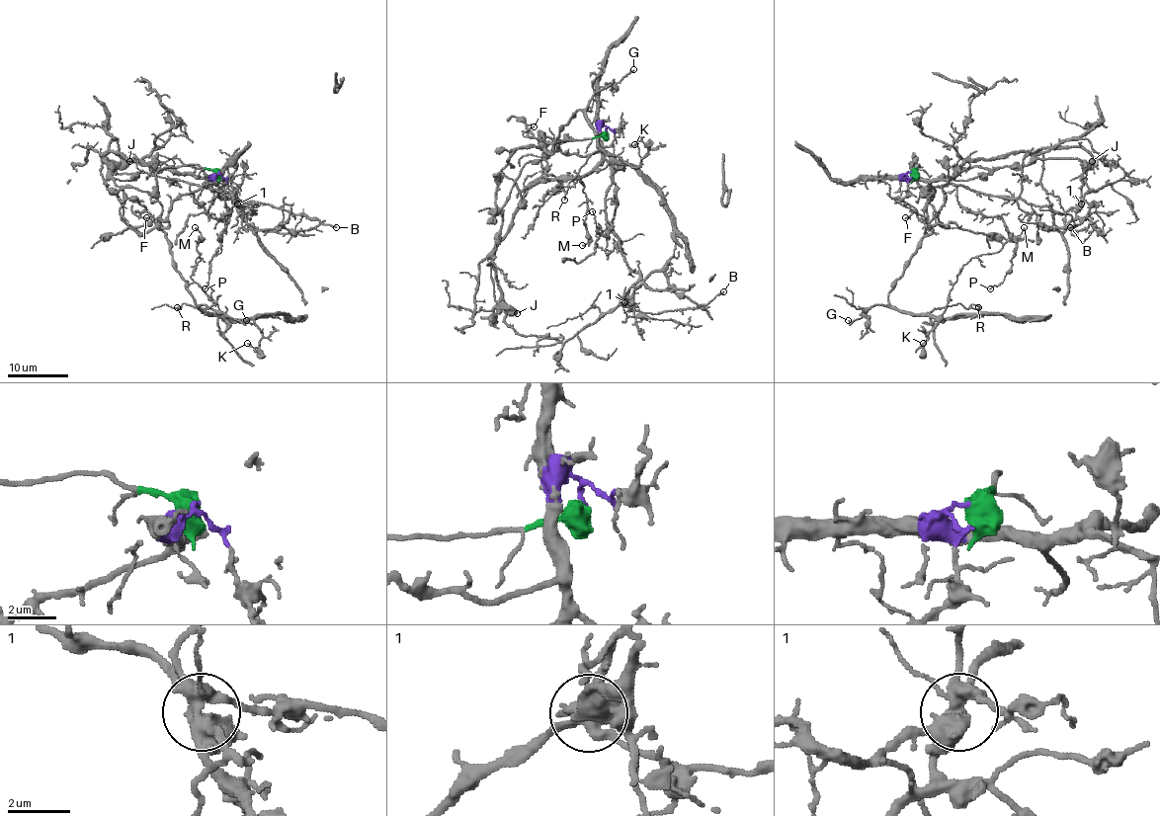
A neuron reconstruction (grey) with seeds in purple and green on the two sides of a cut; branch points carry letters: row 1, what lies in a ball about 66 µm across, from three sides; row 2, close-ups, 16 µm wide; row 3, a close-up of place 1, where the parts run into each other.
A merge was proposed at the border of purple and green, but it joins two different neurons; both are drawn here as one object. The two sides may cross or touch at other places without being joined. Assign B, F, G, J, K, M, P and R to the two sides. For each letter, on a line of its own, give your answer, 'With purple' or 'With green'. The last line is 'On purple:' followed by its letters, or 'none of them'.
B: With purple
F: With purple
G: With green
J: With green
K: With green
M: With green
P: With purple
R: With green
On purple: B, F, P

